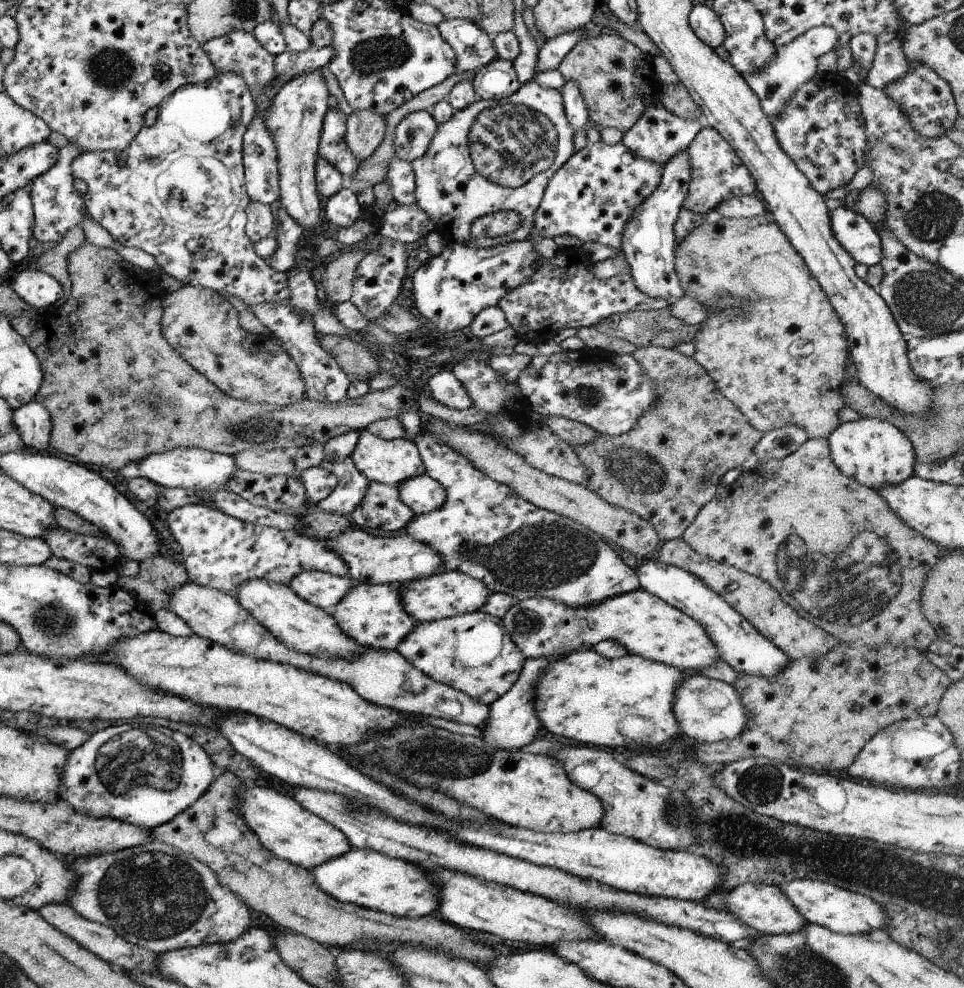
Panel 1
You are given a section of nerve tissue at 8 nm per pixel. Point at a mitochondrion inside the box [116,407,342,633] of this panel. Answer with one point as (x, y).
(256, 429)

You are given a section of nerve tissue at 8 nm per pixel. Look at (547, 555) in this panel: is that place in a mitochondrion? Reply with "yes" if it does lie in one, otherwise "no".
yes

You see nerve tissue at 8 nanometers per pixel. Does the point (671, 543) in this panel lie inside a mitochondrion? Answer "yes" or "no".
no

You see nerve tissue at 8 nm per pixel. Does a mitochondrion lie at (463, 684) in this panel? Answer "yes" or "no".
no

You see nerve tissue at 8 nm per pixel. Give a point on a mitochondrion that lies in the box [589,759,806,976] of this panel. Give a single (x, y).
(761, 784)

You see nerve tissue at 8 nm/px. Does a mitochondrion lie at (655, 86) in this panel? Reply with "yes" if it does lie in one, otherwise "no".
no

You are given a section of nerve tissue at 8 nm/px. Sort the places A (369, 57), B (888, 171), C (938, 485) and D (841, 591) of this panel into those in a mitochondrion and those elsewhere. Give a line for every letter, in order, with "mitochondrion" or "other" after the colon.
A: mitochondrion
B: other
C: other
D: mitochondrion

